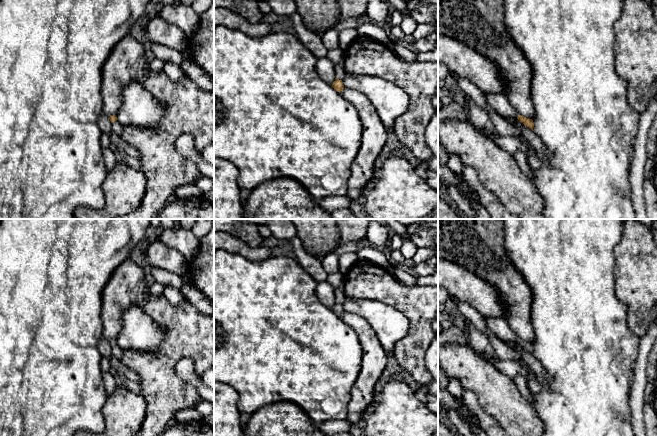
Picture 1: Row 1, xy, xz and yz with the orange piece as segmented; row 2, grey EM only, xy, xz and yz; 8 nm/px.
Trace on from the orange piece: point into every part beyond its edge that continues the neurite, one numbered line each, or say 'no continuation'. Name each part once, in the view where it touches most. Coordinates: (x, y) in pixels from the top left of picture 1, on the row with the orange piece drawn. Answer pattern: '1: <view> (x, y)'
no continuation

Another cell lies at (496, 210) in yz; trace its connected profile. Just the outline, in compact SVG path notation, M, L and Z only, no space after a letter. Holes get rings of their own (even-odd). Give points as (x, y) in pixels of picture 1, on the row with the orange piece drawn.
M463 165L462 175L470 190L478 196L479 203L488 211L490 219L520 219L517 215L508 212L496 195L480 183L472 167Z

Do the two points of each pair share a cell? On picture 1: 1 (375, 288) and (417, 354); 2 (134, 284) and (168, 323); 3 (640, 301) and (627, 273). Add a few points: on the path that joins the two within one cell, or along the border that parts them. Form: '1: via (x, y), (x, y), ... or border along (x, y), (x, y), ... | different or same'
1: via (394, 295), (417, 318), (417, 335) | same
2: border along (148, 294), (141, 306) | different
3: via (640, 294), (640, 286), (634, 280) | same

